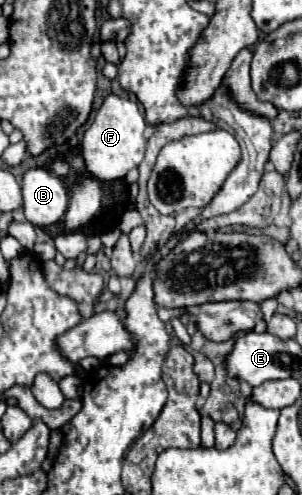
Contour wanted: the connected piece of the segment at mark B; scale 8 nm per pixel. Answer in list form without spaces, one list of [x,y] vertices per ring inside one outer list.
[[[31,168],[23,174],[23,208],[25,218],[35,226],[49,226],[65,216],[69,192],[63,180],[47,168]]]

